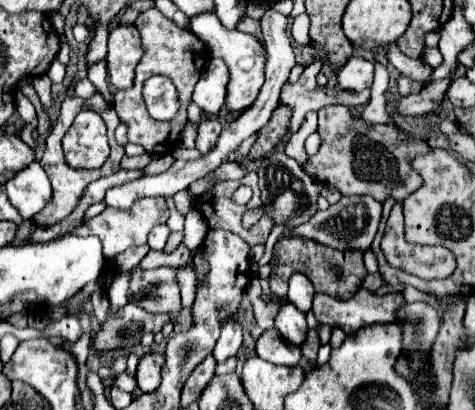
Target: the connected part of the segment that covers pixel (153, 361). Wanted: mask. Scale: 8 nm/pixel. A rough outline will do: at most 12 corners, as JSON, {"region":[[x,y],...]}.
{"region":[[147,353],[137,365],[141,391],[155,391],[161,383],[165,357]]}

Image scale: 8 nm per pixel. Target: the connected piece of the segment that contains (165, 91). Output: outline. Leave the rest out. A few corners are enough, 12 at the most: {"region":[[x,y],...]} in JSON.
{"region":[[155,75],[143,89],[147,111],[169,121],[179,93],[169,77]]}

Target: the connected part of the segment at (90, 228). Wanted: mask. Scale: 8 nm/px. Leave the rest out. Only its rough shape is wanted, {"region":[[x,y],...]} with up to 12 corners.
{"region":[[143,197],[131,209],[107,207],[73,229],[95,235],[105,259],[145,245],[165,223],[165,199]]}

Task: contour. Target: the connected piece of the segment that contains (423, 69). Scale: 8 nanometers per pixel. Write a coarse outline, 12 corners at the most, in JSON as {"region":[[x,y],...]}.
{"region":[[397,45],[385,49],[389,63],[401,75],[419,81],[423,89],[431,81],[425,59],[409,59]]}

